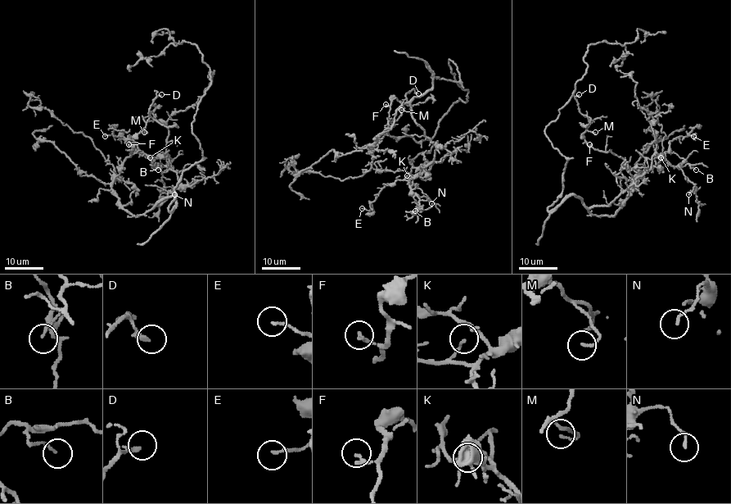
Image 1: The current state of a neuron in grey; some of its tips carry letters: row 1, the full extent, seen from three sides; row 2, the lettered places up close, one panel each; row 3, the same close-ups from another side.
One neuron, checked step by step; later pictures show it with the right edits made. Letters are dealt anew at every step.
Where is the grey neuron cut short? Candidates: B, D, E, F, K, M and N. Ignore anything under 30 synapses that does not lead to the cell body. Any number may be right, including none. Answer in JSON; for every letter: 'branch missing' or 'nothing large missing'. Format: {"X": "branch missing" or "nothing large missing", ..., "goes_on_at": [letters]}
{"B": "nothing large missing", "D": "nothing large missing", "E": "nothing large missing", "F": "nothing large missing", "K": "nothing large missing", "M": "nothing large missing", "N": "nothing large missing", "goes_on_at": []}

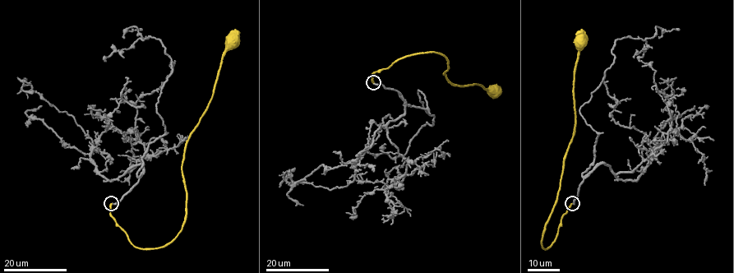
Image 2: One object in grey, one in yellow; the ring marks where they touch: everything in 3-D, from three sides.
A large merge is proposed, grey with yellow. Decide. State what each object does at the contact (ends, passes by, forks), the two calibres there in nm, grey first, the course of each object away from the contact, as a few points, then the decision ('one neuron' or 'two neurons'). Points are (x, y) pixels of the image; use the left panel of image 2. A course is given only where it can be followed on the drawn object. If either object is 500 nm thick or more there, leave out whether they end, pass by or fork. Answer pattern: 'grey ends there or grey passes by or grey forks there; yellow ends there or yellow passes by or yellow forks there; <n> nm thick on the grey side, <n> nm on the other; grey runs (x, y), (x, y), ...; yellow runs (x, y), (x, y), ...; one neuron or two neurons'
grey ends there; yellow ends there; 200 nm thick on the grey side, 240 nm on the other; grey runs (111, 203), (138, 181), (149, 145), (165, 132), (156, 108), (171, 62), (159, 39), (126, 30), (142, 30); yellow runs (111, 203), (111, 216), (137, 247), (164, 247), (177, 235), (186, 216), (183, 154), (231, 43); one neuron

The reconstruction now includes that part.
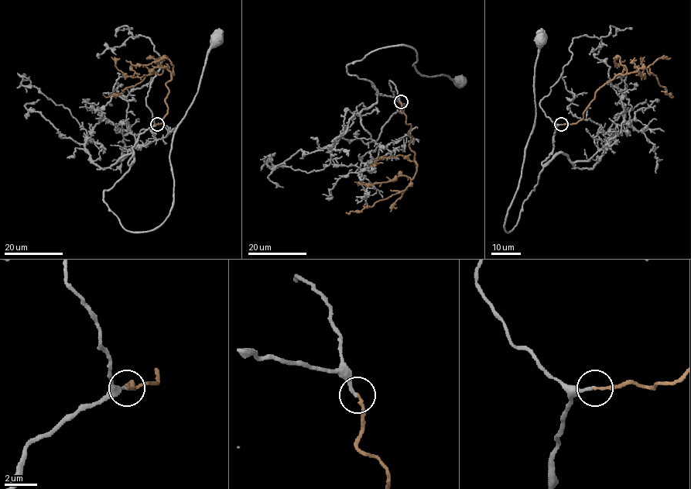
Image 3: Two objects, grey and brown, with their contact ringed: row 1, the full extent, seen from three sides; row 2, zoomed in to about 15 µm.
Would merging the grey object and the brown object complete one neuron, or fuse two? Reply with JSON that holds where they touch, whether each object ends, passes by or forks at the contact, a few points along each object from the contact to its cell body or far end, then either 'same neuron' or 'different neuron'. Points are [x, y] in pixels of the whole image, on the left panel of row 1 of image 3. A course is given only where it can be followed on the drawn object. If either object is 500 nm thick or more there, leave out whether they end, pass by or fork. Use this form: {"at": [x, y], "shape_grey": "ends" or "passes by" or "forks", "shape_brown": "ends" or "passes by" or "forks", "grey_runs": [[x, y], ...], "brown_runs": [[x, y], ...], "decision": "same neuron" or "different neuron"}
{"at": [157, 124], "shape_grey": "ends", "shape_brown": "ends", "grey_runs": [[157, 125], [138, 136], [130, 169], [104, 192], [132, 232], [153, 230], [169, 215], [171, 144], [215, 41]], "brown_runs": [[157, 125], [168, 108], [165, 84], [174, 74], [167, 68], [120, 94], [103, 94]], "decision": "same neuron"}

